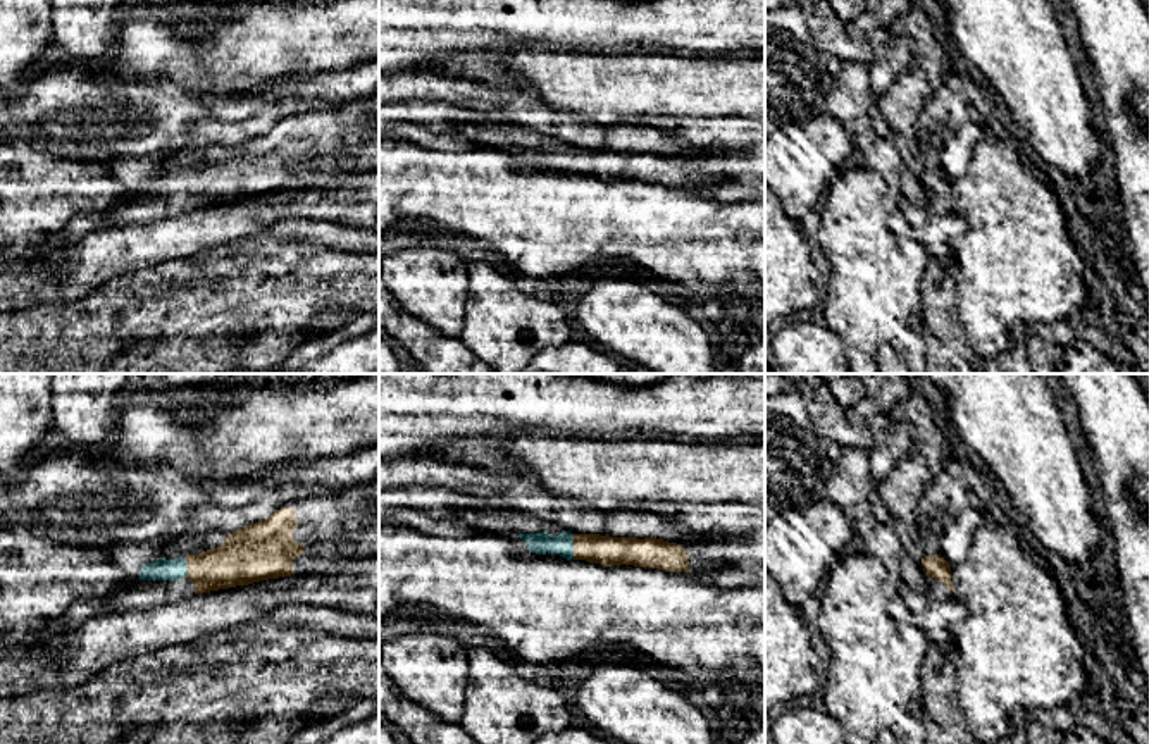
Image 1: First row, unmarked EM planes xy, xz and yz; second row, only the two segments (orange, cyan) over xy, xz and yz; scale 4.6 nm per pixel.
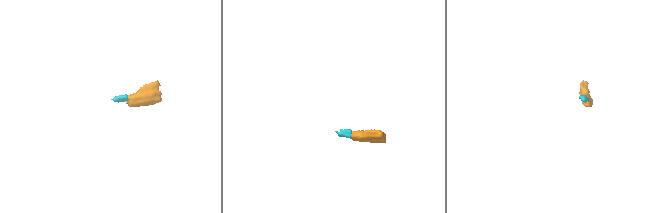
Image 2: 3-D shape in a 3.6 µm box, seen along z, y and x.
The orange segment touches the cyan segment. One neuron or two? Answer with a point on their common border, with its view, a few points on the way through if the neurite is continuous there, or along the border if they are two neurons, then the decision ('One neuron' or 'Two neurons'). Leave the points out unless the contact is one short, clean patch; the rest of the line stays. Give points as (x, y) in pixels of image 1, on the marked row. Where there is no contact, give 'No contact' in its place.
Touches orange at xz (574, 546). Path across: xz (593, 548), (574, 546), (562, 545). One neuron

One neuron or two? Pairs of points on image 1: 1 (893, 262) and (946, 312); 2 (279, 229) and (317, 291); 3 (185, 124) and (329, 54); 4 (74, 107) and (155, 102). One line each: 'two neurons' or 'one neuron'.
1: two neurons
2: two neurons
3: two neurons
4: one neuron

